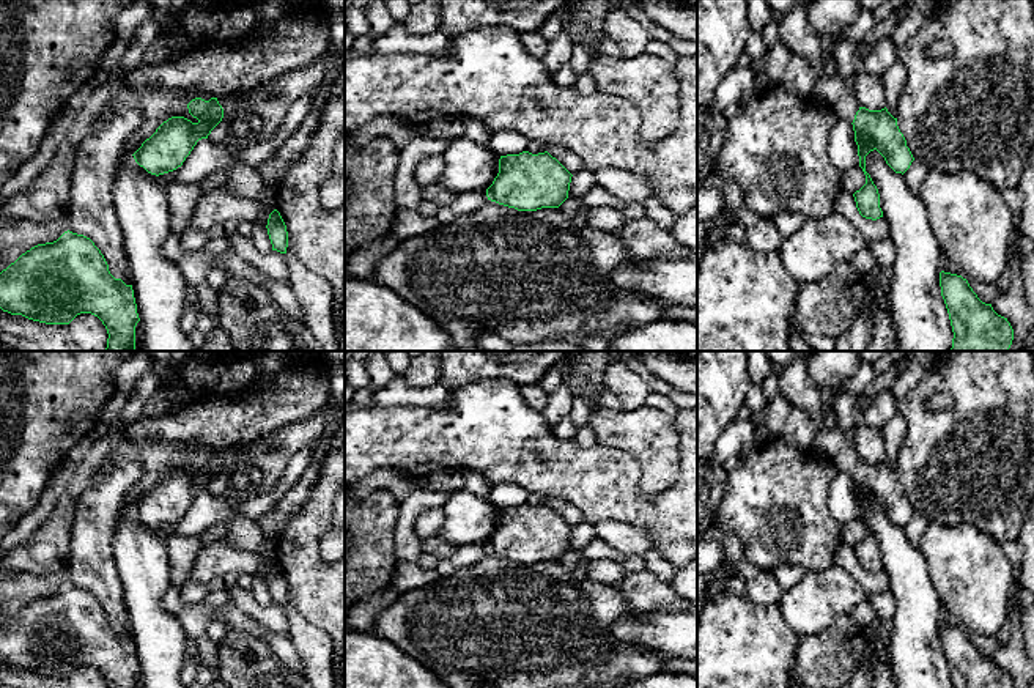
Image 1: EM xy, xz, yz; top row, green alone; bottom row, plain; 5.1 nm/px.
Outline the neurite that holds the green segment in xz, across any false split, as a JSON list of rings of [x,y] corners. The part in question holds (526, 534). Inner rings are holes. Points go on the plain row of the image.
[[[548,504],[507,507],[499,512],[499,526],[486,549],[518,564],[559,560],[568,551],[571,529]]]

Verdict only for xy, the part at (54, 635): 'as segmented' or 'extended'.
as segmented

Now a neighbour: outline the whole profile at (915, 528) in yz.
[[[914,512],[910,521],[903,526],[908,540],[918,546],[919,540],[930,523],[918,512]]]

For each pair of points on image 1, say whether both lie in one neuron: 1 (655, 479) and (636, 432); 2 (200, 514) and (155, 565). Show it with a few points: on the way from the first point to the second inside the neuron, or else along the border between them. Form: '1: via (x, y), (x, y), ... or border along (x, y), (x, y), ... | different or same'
1: via (655, 468), (655, 458), (646, 449), (646, 443) | same
2: border along (148, 526), (164, 540) | different

